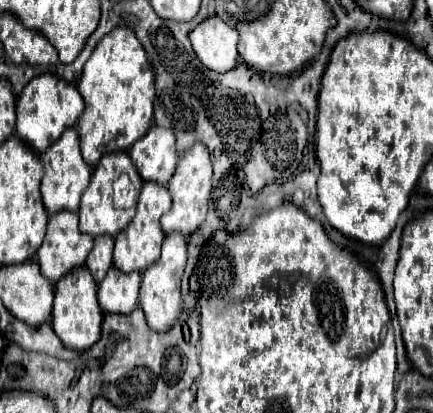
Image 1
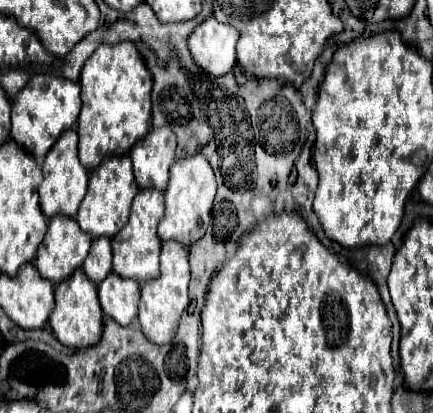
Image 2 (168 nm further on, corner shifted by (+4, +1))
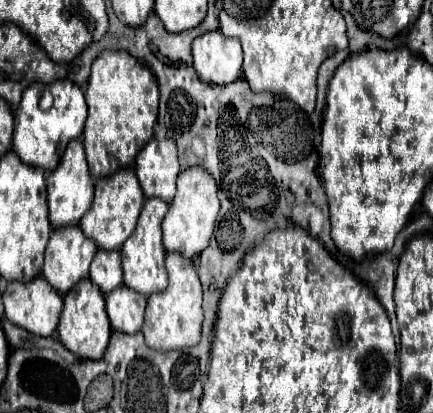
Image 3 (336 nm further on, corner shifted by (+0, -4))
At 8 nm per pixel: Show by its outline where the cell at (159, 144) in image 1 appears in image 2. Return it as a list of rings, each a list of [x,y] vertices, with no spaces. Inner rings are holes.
[[[150,129],[150,133],[136,141],[128,157],[132,159],[132,169],[136,183],[144,187],[156,187],[164,191],[168,185],[168,169],[176,153],[176,135],[172,129]]]

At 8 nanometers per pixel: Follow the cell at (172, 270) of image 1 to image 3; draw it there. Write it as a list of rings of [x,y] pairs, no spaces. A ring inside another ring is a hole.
[[[168,252],[166,272],[168,272],[168,288],[148,298],[142,328],[146,344],[154,350],[176,350],[196,344],[200,340],[200,328],[202,328],[202,308],[200,308],[202,288],[194,262],[190,258],[184,258],[180,252]]]

